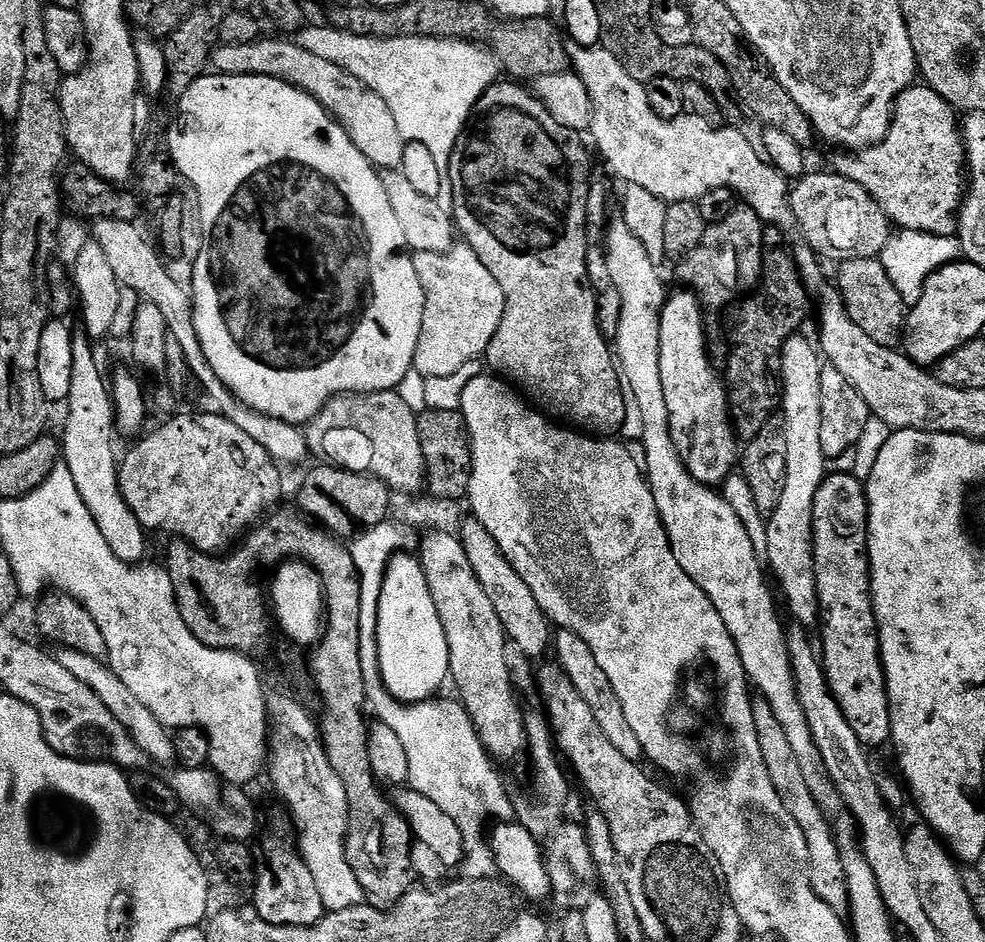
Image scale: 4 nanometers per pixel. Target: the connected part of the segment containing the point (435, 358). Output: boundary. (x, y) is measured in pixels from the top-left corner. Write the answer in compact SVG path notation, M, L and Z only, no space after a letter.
M463 242L449 252L415 253L412 261L424 291L422 334L412 366L426 379L444 378L457 373L466 362L479 360L487 353L504 317L502 286L494 282L494 274L482 266L478 254Z

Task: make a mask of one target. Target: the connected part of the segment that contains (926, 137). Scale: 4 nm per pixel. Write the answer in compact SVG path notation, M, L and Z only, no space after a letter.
M917 82L897 98L886 138L872 148L840 150L831 167L839 176L858 182L882 206L897 229L929 232L935 236L951 236L958 228L958 213L966 194L966 157L962 124L957 109L947 104L933 88Z

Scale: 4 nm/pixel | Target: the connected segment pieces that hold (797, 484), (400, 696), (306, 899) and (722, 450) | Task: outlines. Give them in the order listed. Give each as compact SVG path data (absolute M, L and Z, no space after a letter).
M804 334L791 336L784 344L782 362L780 363L780 375L782 377L782 415L784 418L784 429L786 430L786 486L782 486L782 502L778 502L778 506L771 512L766 520L766 549L768 548L768 556L766 552L766 564L770 572L770 567L772 567L773 573L771 572L771 575L774 577L774 580L774 575L776 575L776 580L780 583L781 593L779 592L779 595L782 597L782 600L782 595L784 595L784 600L788 603L789 614L800 624L812 624L815 620L817 623L818 617L821 615L818 586L816 585L816 562L814 560L814 550L812 549L812 527L814 526L814 498L818 494L820 484L824 481L826 475L826 469L824 469L826 458L822 454L822 378L820 377L824 367L825 365L822 363L822 356L818 351L817 345L813 343L813 341L811 344L811 342L804 337Z
M404 558L391 561L386 572L386 583L379 593L380 621L376 624L376 632L380 635L378 654L388 693L405 704L415 704L433 699L440 692L438 690L443 686L444 679L449 679L450 646L428 585L427 573L417 571L417 576L412 580L412 571L418 568L417 561L400 559Z
M285 820L274 821L264 836L264 865L259 865L254 879L254 912L274 925L308 926L322 919L326 911L317 891L317 883L314 882L314 874L294 839L293 825Z
M679 290L667 297L660 311L660 373L666 407L670 409L670 434L690 474L709 486L723 485L738 464L738 437L728 411L728 393L708 356L706 317L697 293Z

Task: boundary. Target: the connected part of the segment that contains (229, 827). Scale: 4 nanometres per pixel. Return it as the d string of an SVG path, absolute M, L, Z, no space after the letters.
M211 767L203 768L181 768L175 769L176 773L170 776L170 783L174 794L178 794L181 805L185 809L189 808L202 823L208 828L213 828L218 837L224 840L251 841L251 836L256 832L256 808L252 805L252 800L247 796L245 789L238 784L225 784L223 778Z

